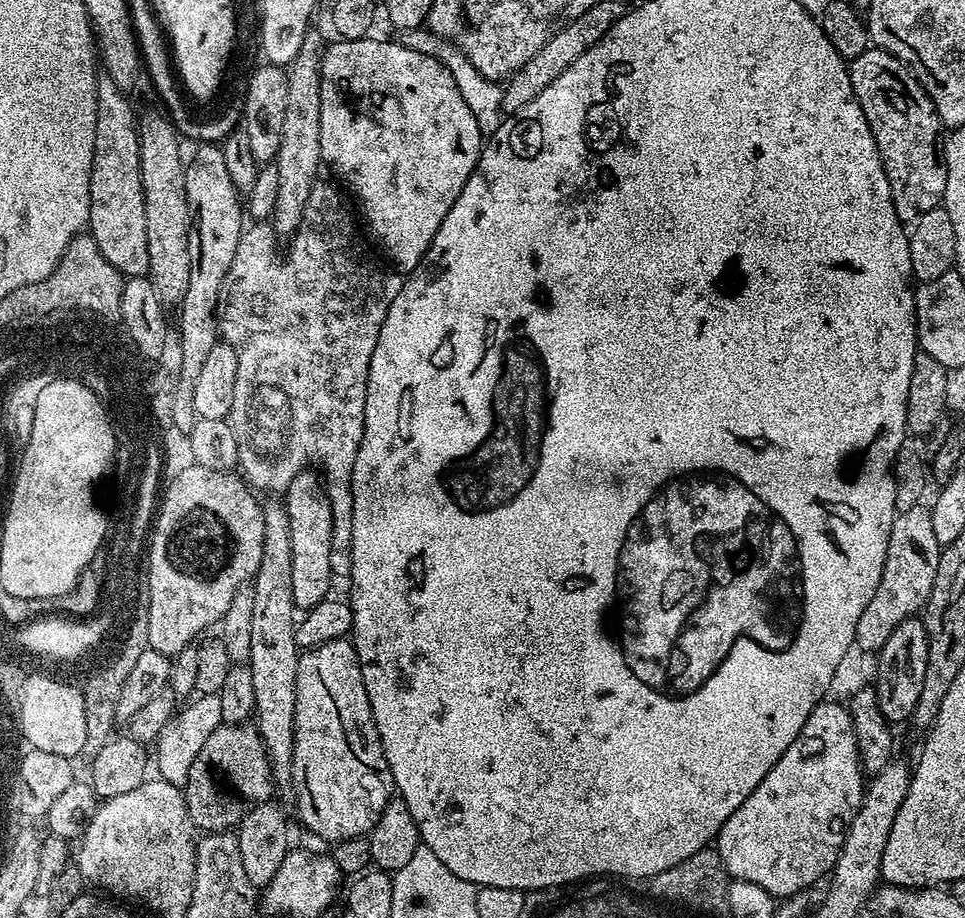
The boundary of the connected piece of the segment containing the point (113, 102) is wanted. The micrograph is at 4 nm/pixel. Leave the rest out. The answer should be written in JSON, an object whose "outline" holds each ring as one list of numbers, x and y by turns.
{"outline":[[100,74,96,78,96,121,94,122,94,154,90,170,90,210,87,231,98,242,102,258,114,266,121,276,148,276,150,266,146,242,146,211,143,206,143,178,140,176,138,112,132,109,125,89,119,88,114,78]]}

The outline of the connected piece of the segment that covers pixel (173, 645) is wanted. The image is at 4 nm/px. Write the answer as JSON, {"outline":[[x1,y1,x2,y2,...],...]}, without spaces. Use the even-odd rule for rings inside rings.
{"outline":[[187,467,169,482,168,489,163,489,150,532,156,539,156,548,148,548,152,551,152,629,149,630,148,647,169,658,193,643,204,634,199,632,206,631,211,624,212,627,219,625,230,608,230,602,241,595,243,588,240,587,256,579,262,560,264,510,261,501,255,500,253,489,231,471]]}

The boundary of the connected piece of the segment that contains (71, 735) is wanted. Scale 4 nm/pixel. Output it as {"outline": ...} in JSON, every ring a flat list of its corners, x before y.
{"outline":[[41,674,37,680,29,682,27,690,24,690,22,731,38,750,76,758,76,755,85,751,84,743,87,740,81,689,76,684,74,686,64,680,55,680,48,674]]}

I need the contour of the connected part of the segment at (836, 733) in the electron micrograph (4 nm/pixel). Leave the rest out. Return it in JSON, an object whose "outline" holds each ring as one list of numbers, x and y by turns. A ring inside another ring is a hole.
{"outline":[[825,699,806,718,806,726,790,742,790,746,774,762,774,766,754,786,750,798,726,818,714,841,714,849,720,855,727,875,733,880,745,880,762,886,771,896,783,898,803,893,804,888,816,884,833,871,843,838,850,829,854,816,863,802,866,787,864,769,860,767,860,755,856,749,854,726,843,703,835,704]]}

